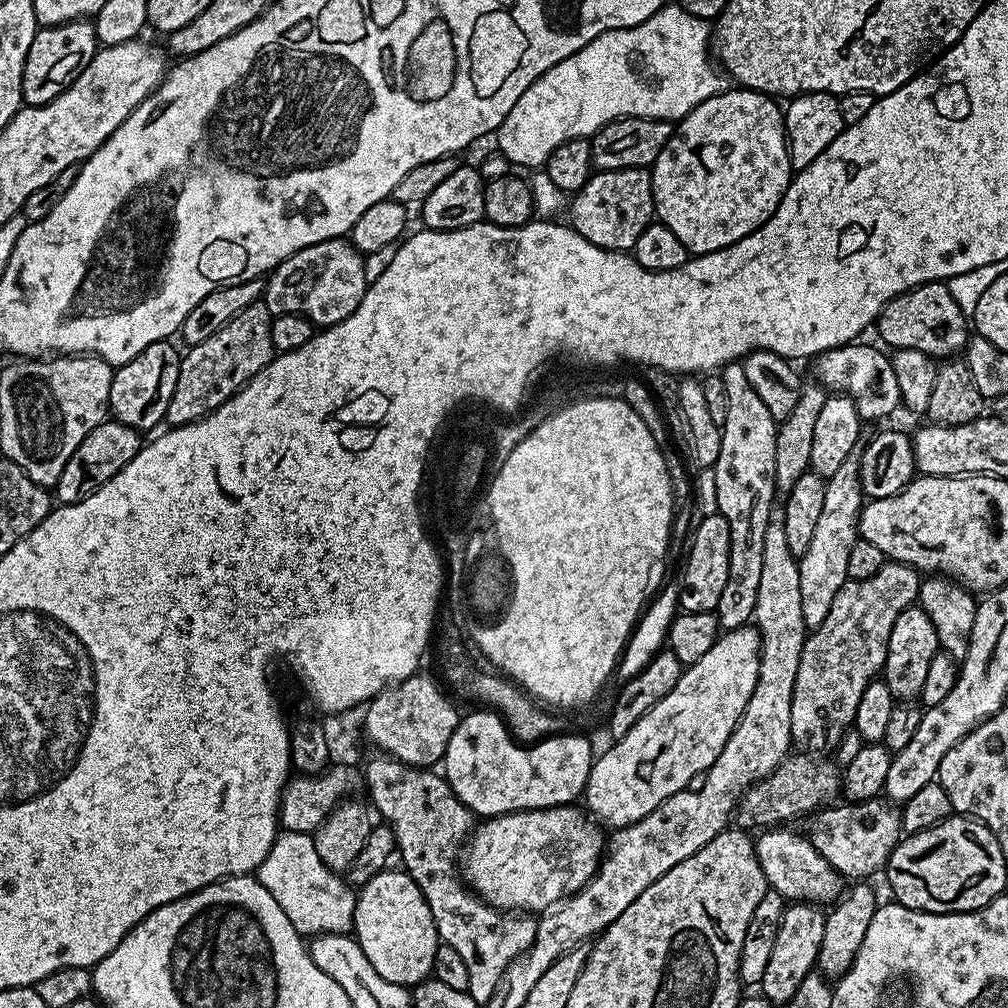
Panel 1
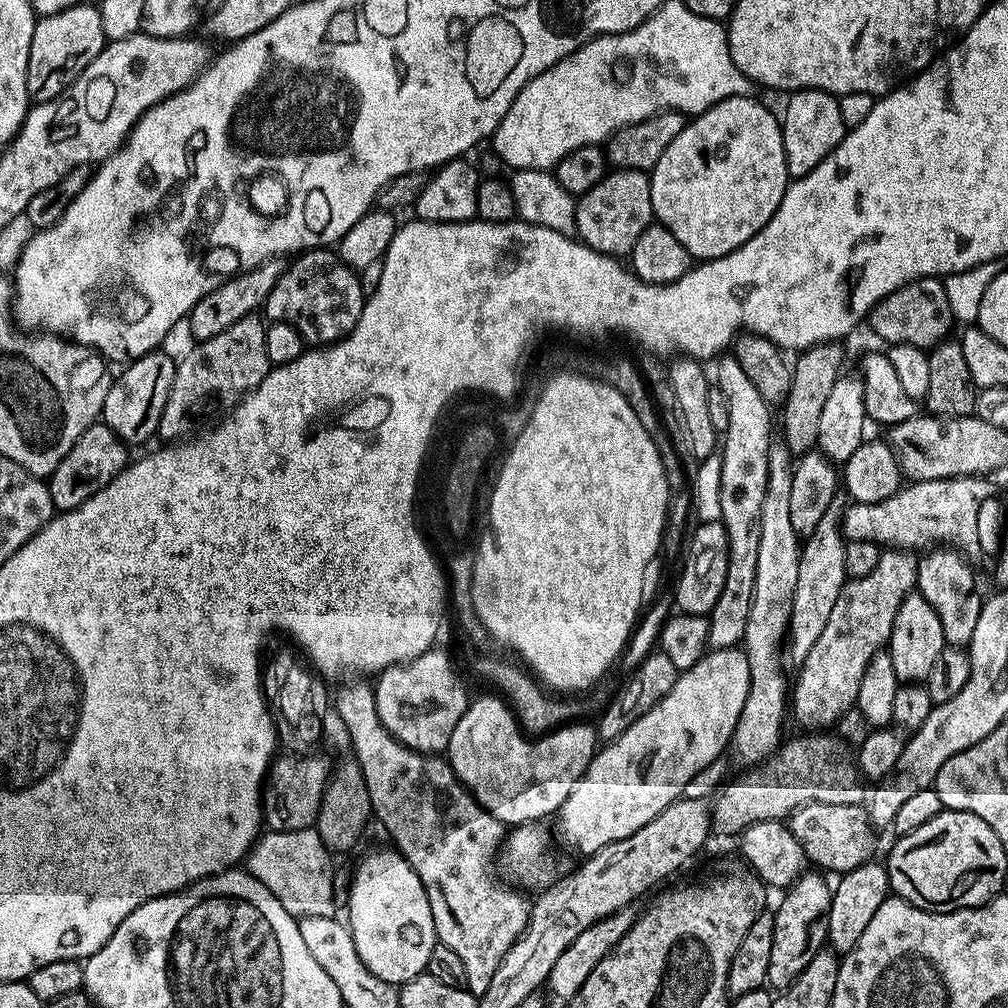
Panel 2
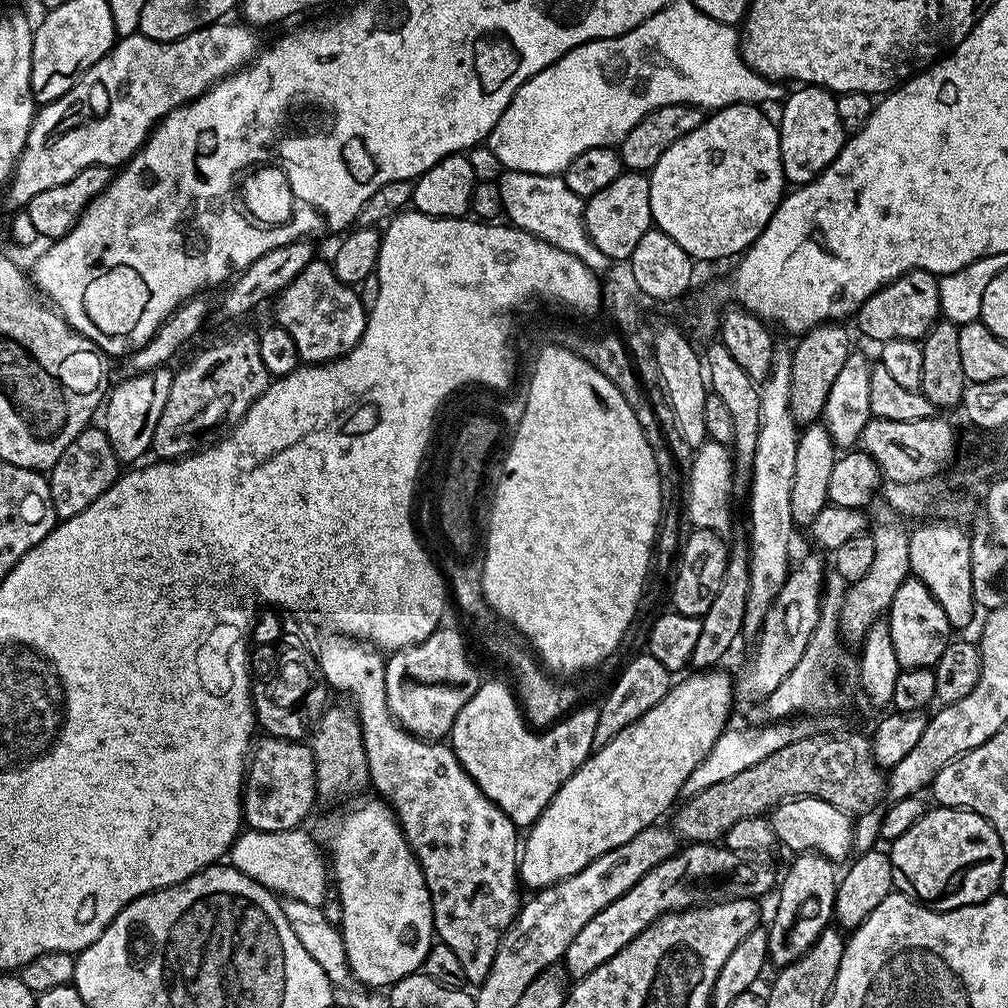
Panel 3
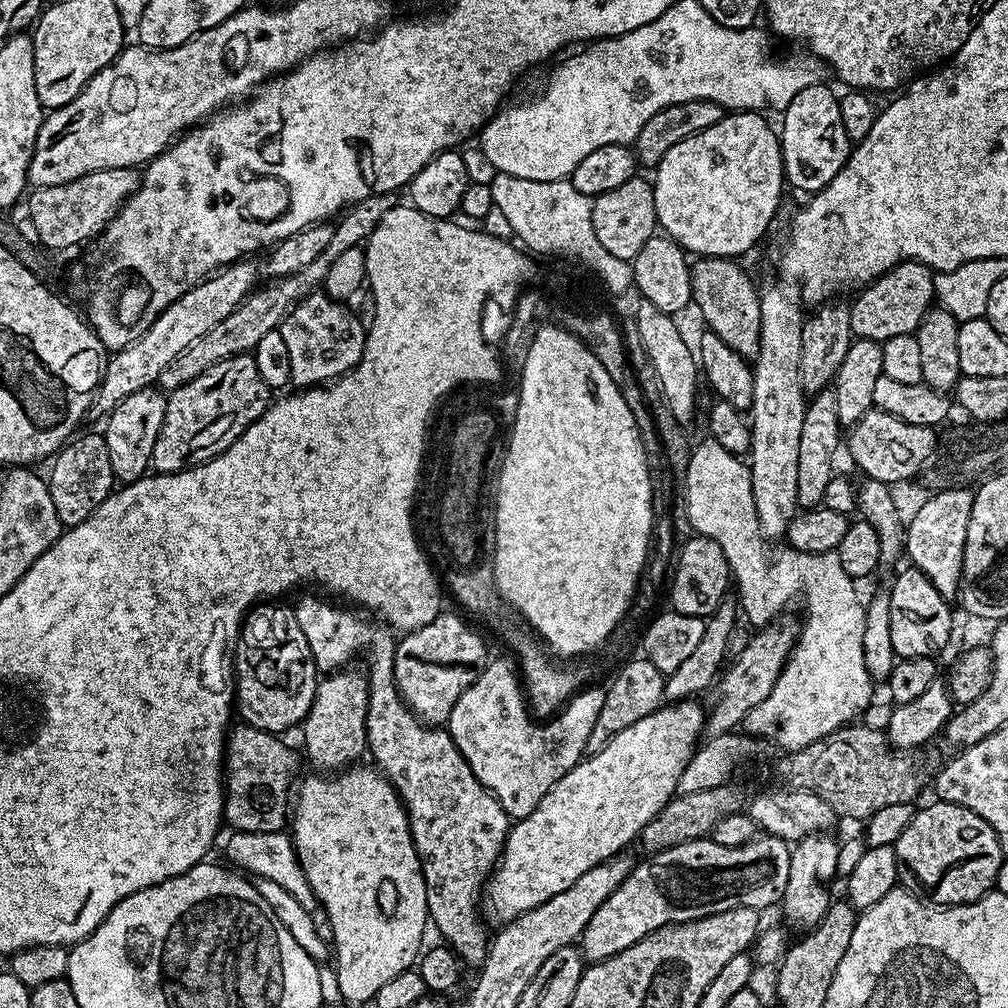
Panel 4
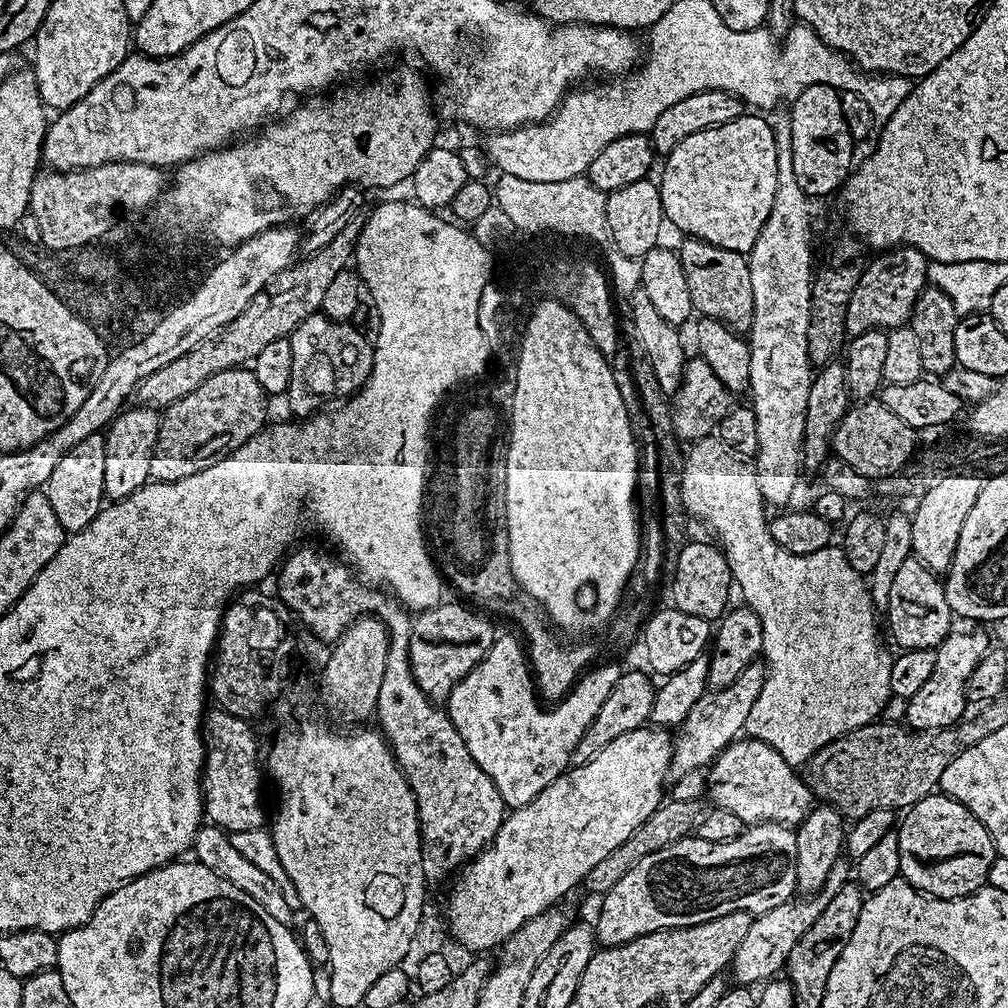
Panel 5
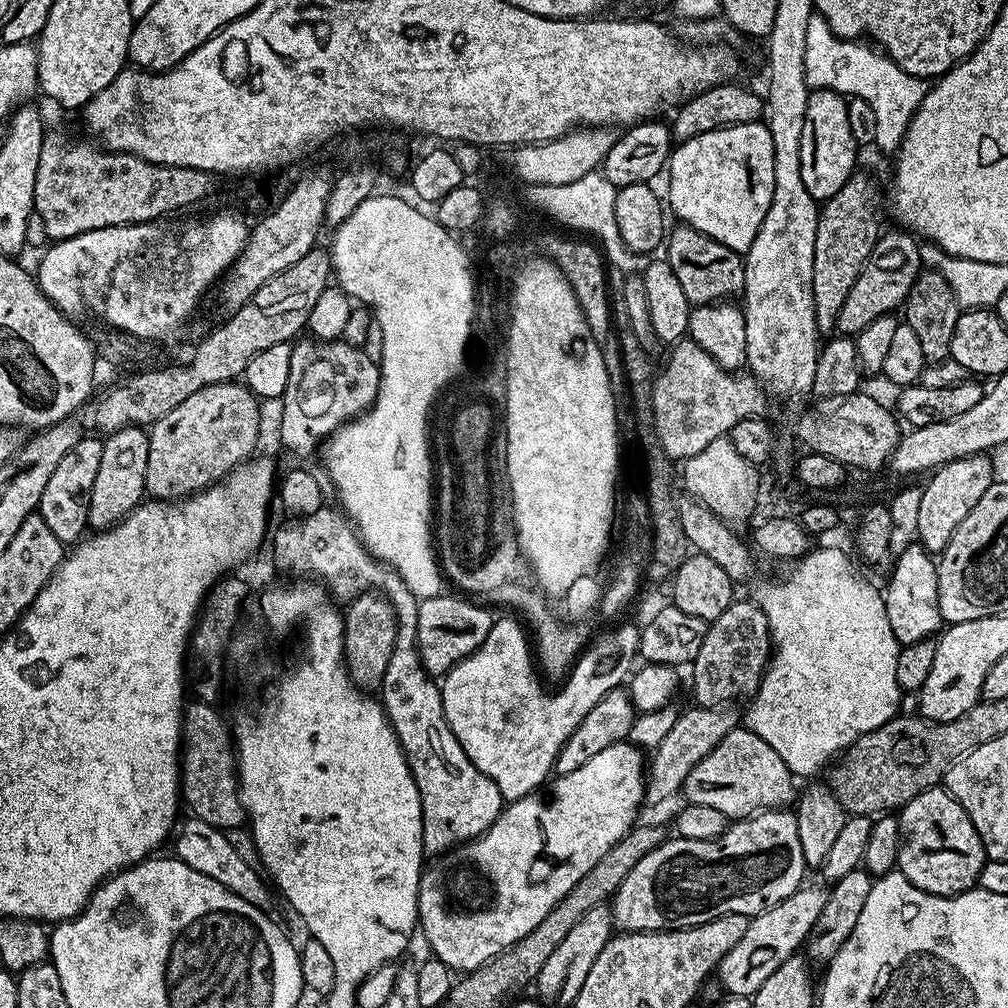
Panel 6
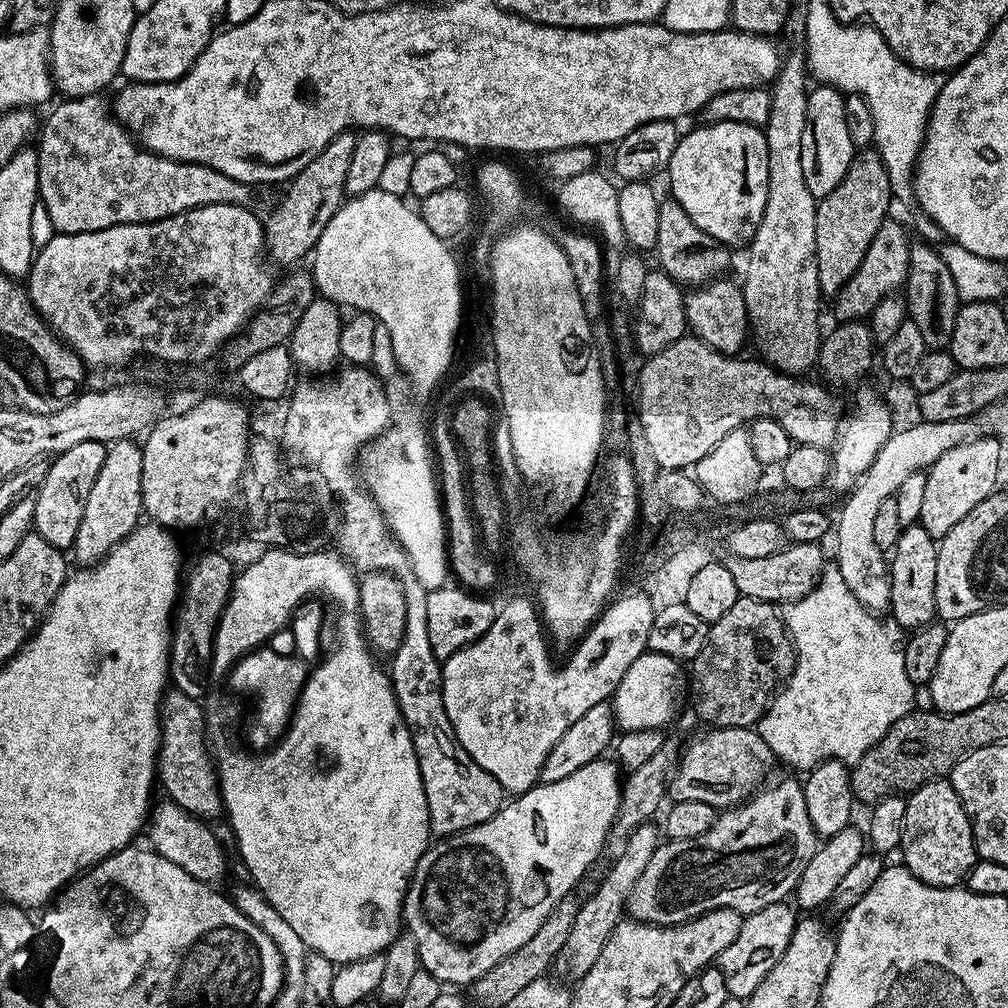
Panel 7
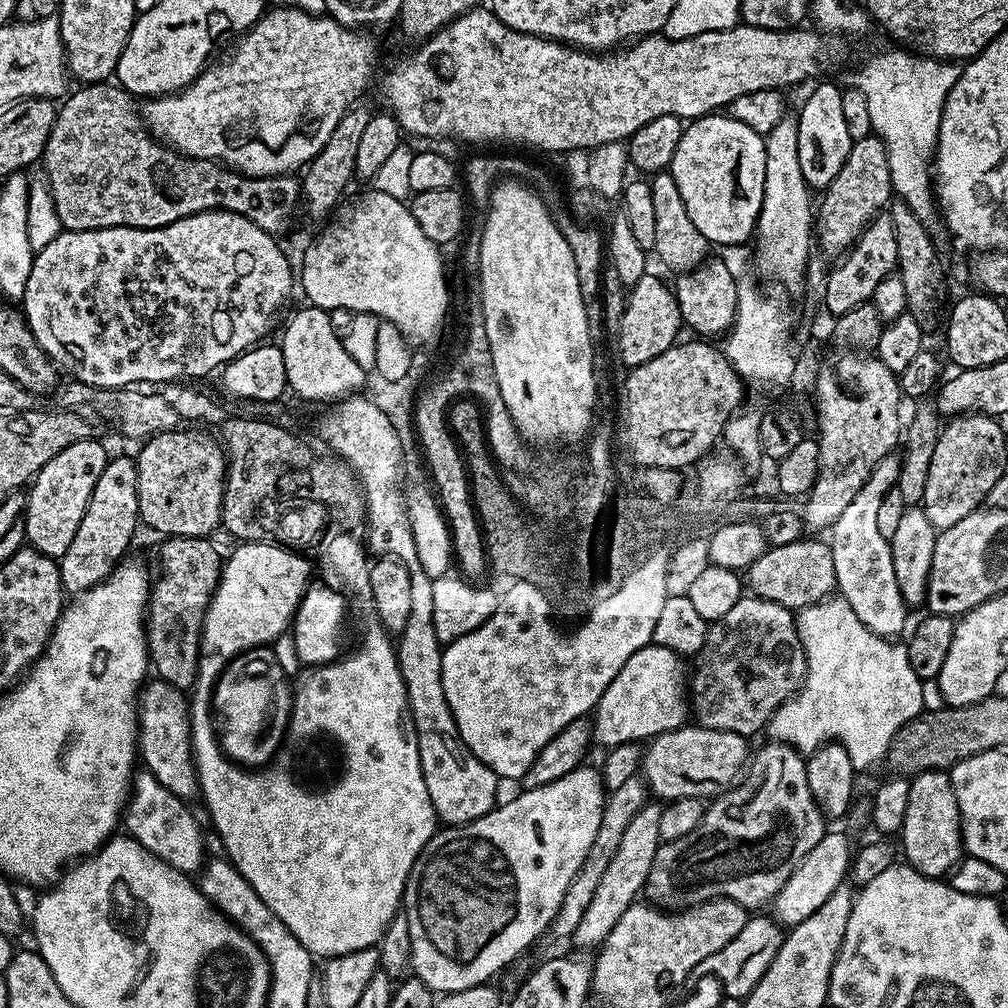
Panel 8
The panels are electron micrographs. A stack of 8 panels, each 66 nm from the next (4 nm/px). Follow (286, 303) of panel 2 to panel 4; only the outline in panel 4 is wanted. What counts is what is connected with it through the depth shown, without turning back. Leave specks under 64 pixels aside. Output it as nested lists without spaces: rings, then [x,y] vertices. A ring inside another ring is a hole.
[[[322,290],[303,296],[278,330],[290,353],[292,384],[300,390],[323,386],[351,372],[364,353],[365,321],[352,313],[347,303],[332,300]]]

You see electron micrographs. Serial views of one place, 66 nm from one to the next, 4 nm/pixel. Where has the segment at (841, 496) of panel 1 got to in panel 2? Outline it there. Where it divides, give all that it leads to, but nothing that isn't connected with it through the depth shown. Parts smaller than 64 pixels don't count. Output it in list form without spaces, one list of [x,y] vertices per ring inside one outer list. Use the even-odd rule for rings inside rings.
[[[834,506],[822,514],[822,522],[818,522],[818,530],[810,534],[800,549],[798,562],[798,584],[794,586],[792,609],[788,619],[788,635],[786,637],[786,660],[795,666],[803,665],[810,654],[814,642],[822,635],[826,621],[830,618],[830,610],[834,610],[834,602],[838,602],[838,594],[844,588],[844,546],[845,536],[841,532],[841,509]]]

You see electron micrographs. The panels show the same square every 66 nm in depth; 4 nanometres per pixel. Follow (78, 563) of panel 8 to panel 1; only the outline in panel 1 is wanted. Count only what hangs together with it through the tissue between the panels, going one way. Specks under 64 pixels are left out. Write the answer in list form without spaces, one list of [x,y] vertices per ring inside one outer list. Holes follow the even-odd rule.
[[[171,339],[154,342],[146,346],[142,354],[113,371],[108,410],[119,424],[145,430],[167,417],[174,386],[178,386],[178,370],[182,359],[181,349],[176,349],[172,343]]]

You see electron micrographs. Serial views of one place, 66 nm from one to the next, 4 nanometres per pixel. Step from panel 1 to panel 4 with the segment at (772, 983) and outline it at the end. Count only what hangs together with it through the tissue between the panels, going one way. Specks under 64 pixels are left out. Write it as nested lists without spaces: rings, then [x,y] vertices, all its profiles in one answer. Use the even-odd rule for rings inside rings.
[[[817,834],[795,841],[790,854],[790,882],[786,882],[786,894],[782,901],[783,923],[789,929],[811,930],[826,914],[830,895],[828,896],[828,888],[824,884],[837,879],[839,849],[837,837],[832,837],[832,834]]]

